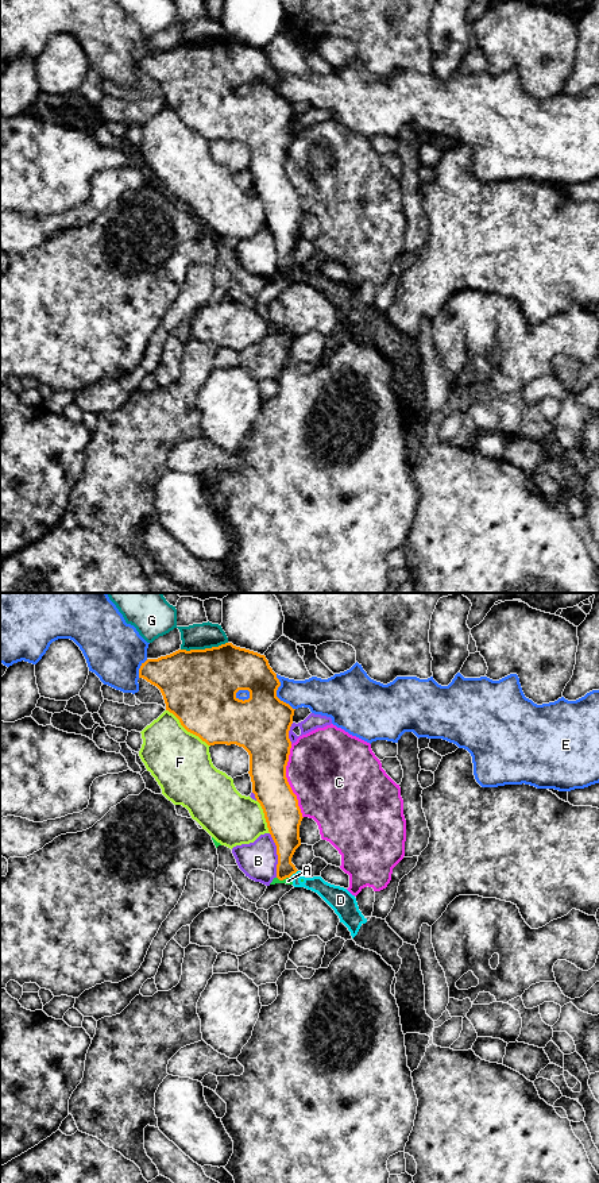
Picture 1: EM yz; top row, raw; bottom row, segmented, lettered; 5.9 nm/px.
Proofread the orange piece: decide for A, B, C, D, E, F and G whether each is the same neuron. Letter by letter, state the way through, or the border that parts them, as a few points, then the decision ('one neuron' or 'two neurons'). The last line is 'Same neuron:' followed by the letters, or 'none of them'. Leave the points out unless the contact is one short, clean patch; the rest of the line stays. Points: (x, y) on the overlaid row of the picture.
A: border yz (277, 877), (279, 879), (289, 878); two neurons
B: two neurons
C: two neurons
D: border yz (297, 870), (289, 877); two neurons
E: two neurons
F: two neurons
G: two neurons
Same neuron: none of them

